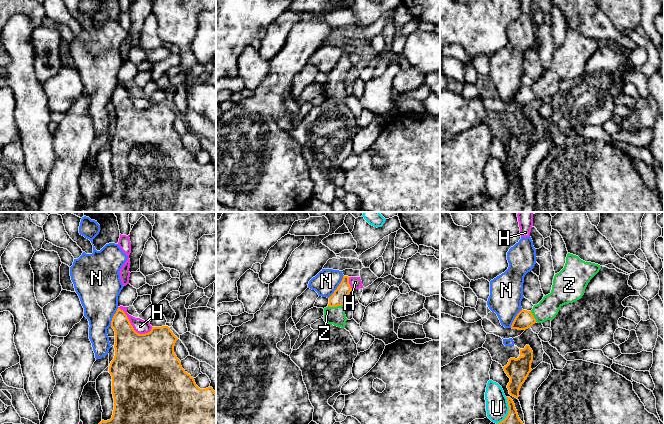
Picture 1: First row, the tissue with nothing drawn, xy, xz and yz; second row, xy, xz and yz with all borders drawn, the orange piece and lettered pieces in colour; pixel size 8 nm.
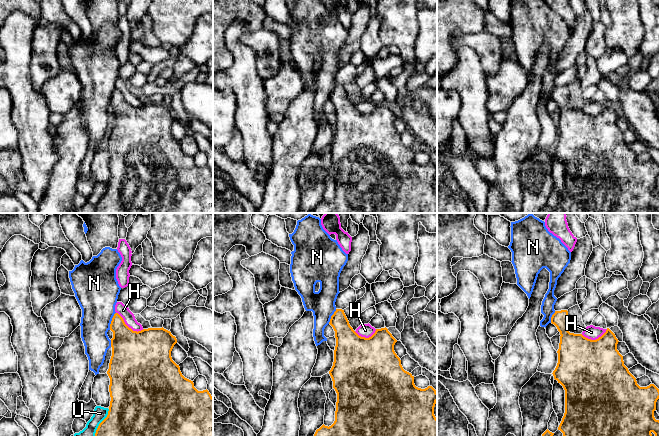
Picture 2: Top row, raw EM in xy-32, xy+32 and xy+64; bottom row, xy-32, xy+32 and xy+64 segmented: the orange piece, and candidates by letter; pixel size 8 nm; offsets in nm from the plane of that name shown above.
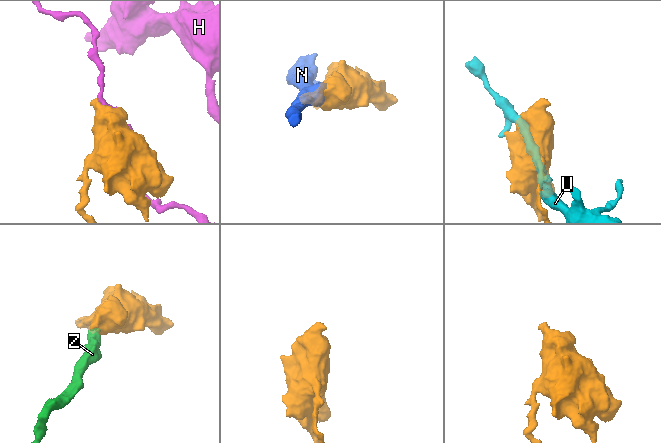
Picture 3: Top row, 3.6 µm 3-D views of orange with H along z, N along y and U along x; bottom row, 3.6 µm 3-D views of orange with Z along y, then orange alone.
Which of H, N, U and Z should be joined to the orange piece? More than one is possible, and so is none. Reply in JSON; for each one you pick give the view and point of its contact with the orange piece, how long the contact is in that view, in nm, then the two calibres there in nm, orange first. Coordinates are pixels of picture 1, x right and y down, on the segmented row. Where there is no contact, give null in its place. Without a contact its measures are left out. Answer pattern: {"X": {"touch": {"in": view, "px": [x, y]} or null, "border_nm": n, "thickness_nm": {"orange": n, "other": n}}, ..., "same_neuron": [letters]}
{"Z": {"touch": {"in": "xz", "px": [335, 306]}, "border_nm": 130, "thickness_nm": {"orange": 120, "other": 140}}, "same_neuron": ["Z"]}

